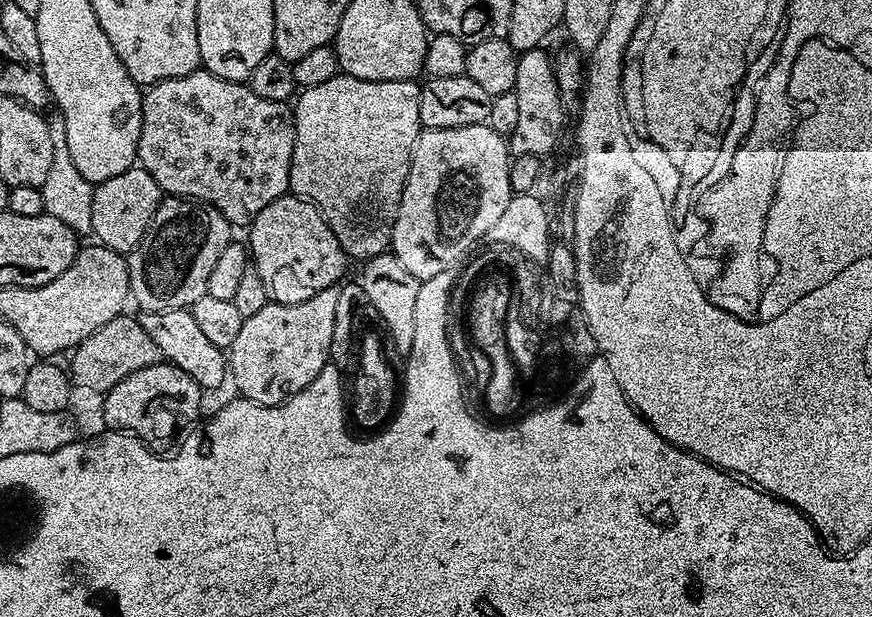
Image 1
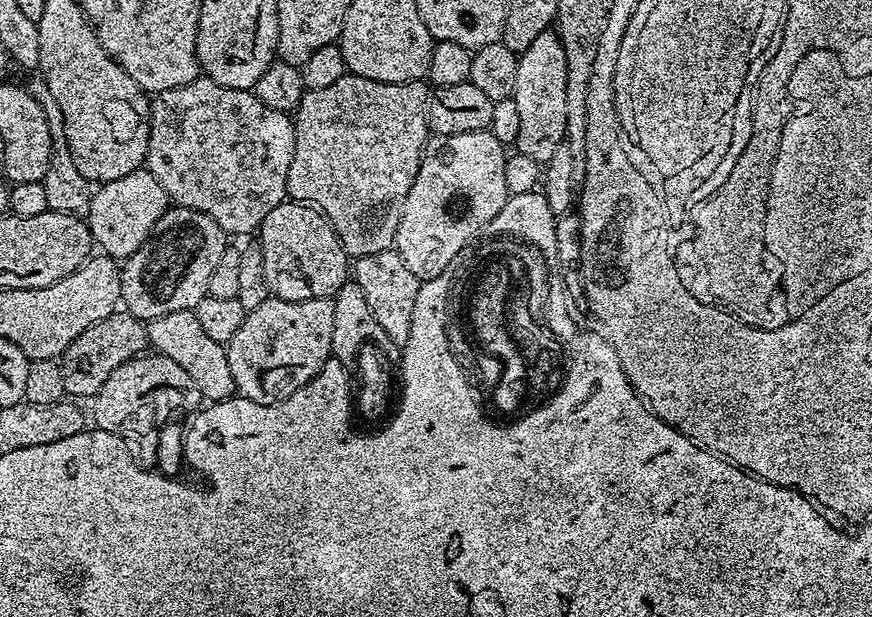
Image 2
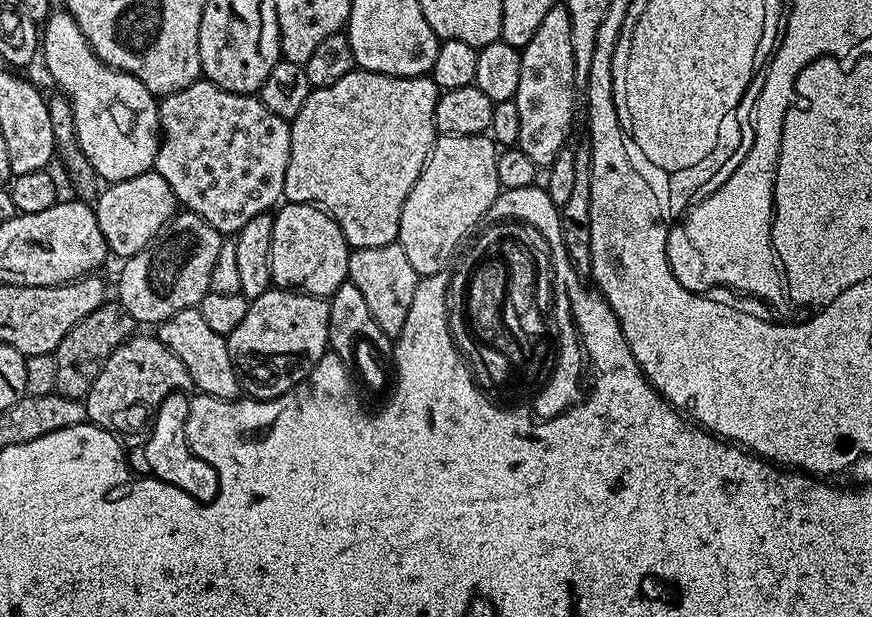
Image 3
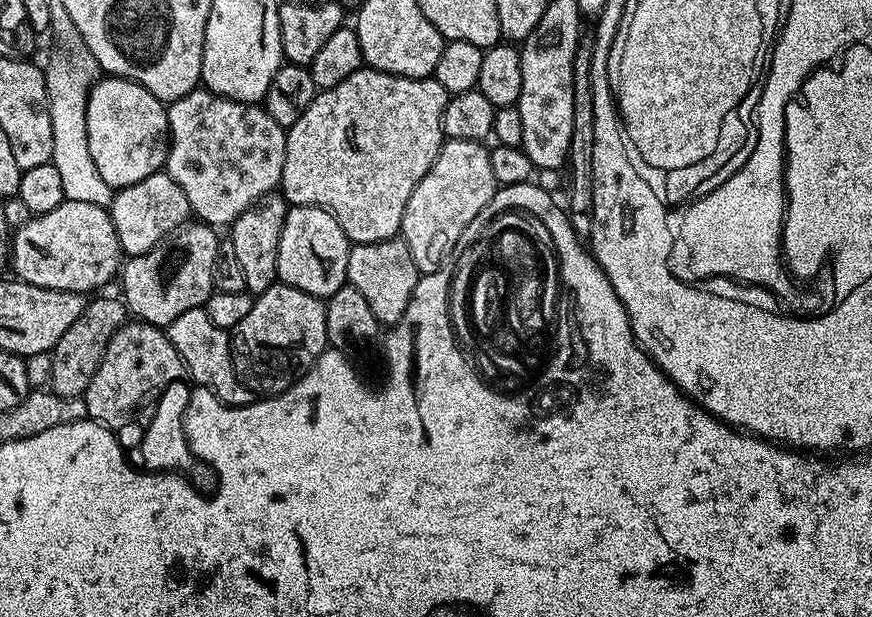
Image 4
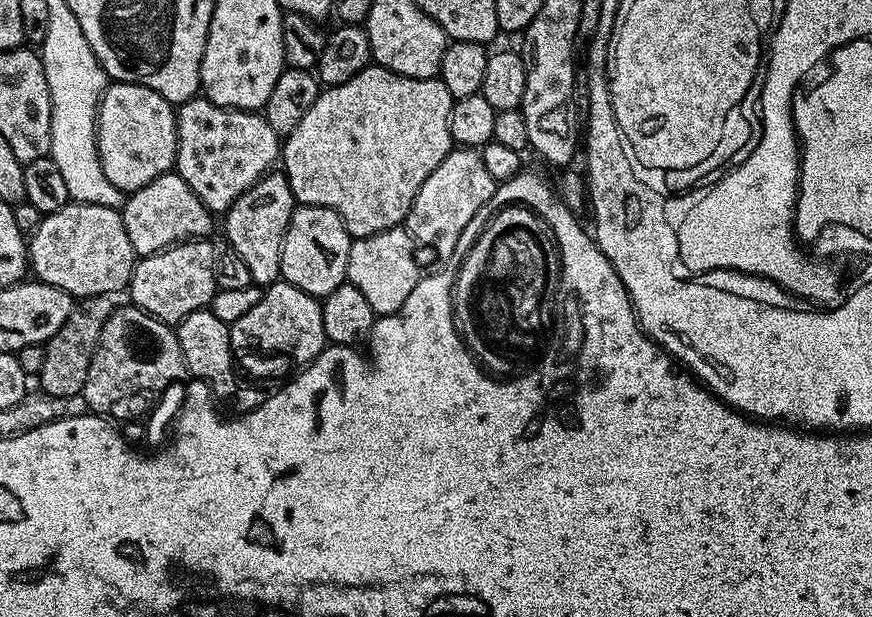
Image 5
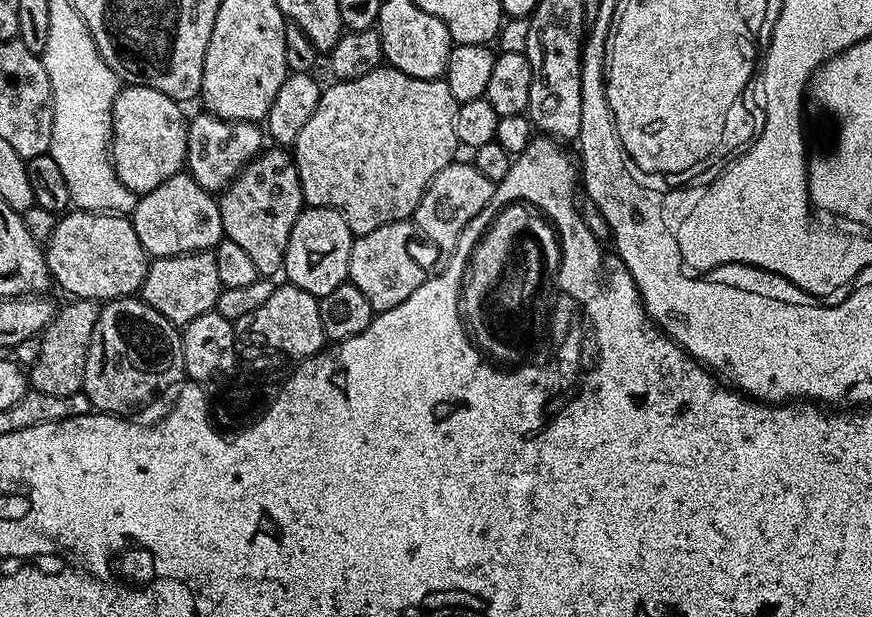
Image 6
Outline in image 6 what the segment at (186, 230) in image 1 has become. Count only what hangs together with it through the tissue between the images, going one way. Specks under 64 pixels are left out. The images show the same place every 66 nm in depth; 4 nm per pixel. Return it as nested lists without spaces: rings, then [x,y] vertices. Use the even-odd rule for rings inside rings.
[[[206,251],[153,259],[149,263],[148,273],[142,282],[138,296],[154,310],[158,310],[162,318],[177,326],[183,326],[194,322],[198,314],[213,311],[221,291],[218,282],[218,265],[214,263],[213,253]]]

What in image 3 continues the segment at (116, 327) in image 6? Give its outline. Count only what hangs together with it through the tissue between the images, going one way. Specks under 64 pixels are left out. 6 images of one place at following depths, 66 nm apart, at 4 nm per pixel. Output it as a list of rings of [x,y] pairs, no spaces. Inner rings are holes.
[[[133,334],[125,344],[118,346],[118,350],[106,358],[98,378],[94,378],[94,386],[90,386],[84,400],[84,408],[91,423],[117,433],[140,428],[144,423],[149,423],[150,417],[168,393],[192,388],[192,379],[190,374],[186,374],[186,366],[174,358],[172,351],[155,335],[140,335]]]

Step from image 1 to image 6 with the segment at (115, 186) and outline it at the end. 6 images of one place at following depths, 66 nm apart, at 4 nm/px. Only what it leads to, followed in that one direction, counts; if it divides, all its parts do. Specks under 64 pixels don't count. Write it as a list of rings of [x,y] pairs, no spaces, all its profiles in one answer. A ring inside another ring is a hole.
[[[187,171],[179,172],[174,178],[166,178],[162,186],[154,186],[154,190],[143,193],[137,199],[130,219],[134,226],[134,234],[138,234],[138,242],[142,242],[144,251],[152,258],[214,250],[220,245],[220,241],[225,239],[219,199],[202,186],[198,186],[198,182],[194,182],[194,178],[189,176]]]

